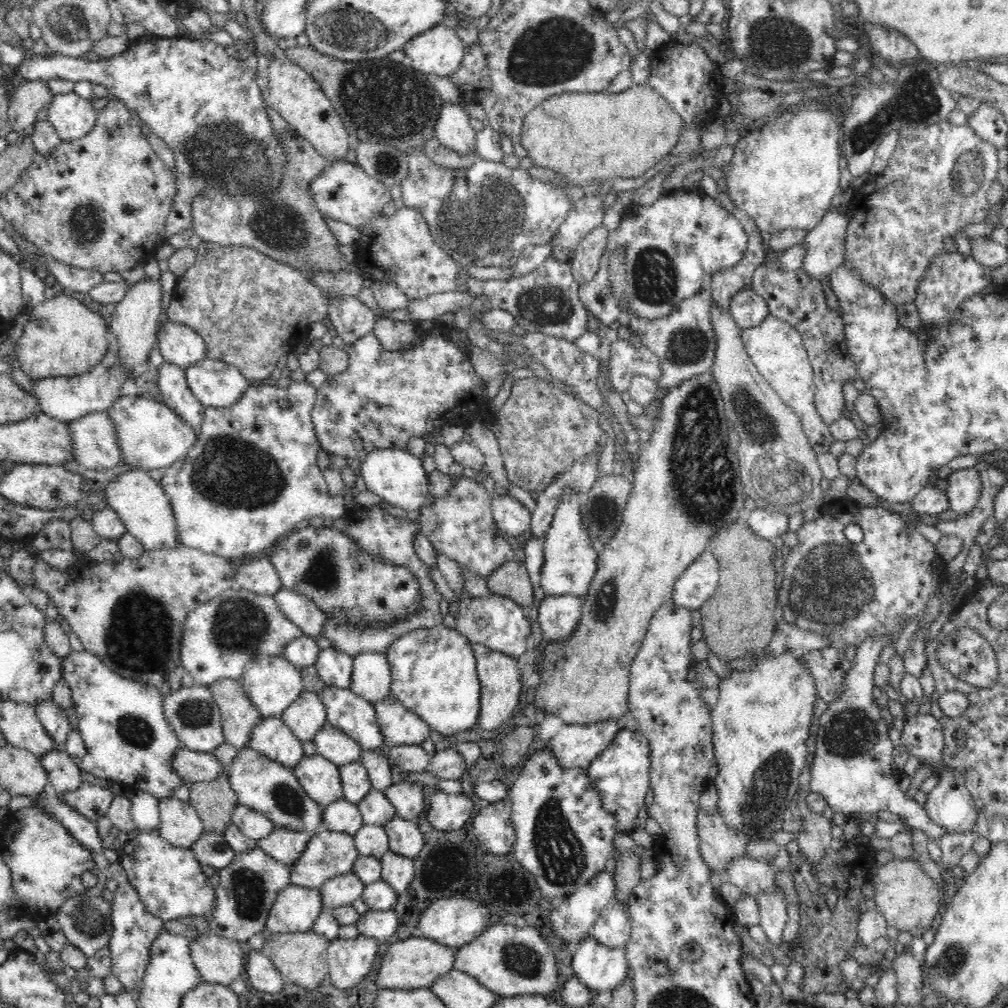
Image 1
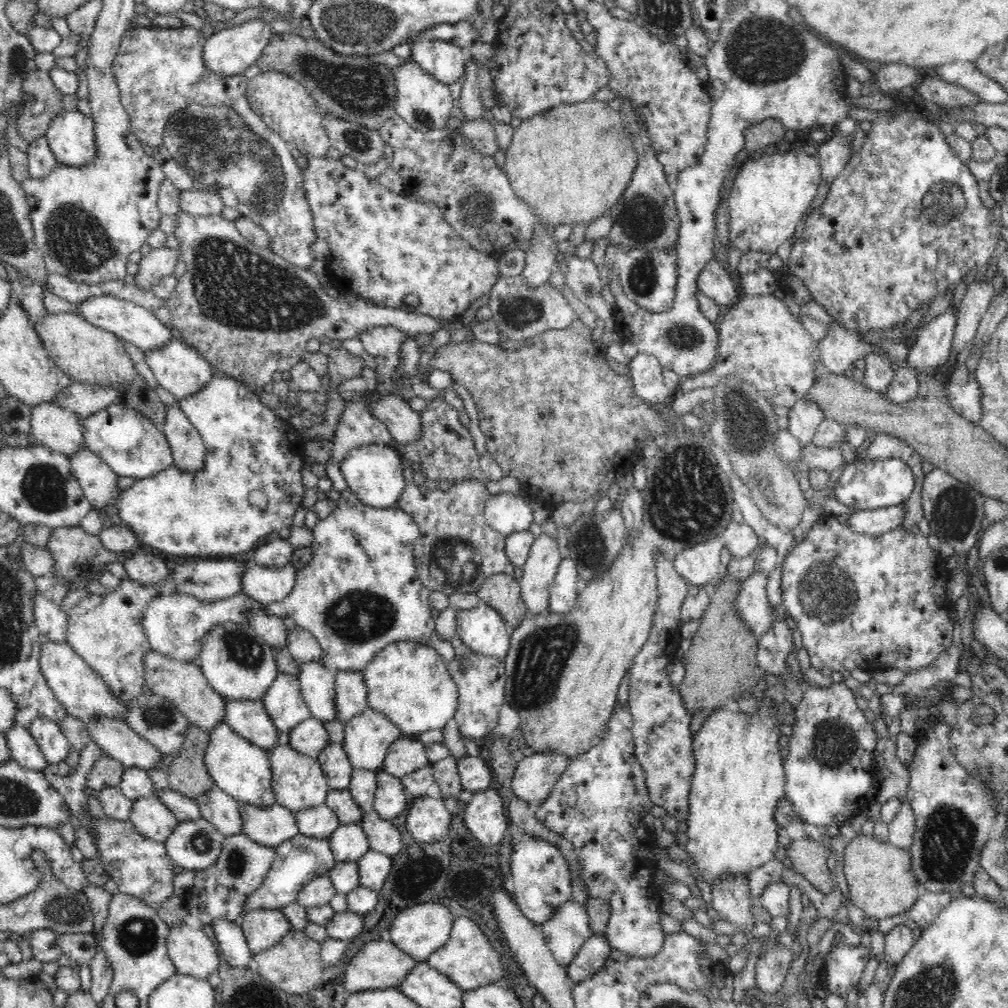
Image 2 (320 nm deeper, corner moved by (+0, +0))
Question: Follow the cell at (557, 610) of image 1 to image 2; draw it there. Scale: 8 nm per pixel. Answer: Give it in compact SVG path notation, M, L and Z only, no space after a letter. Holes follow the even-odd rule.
M564 554L552 583L548 612L560 616L575 608L580 594L576 585L578 575L576 563L570 556Z

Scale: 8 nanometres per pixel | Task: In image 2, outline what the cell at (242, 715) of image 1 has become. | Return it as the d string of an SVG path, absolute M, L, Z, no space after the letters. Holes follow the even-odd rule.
M153 649L144 656L145 684L154 694L167 698L184 717L210 734L220 722L226 722L225 700L206 680L202 669L195 663L174 660Z

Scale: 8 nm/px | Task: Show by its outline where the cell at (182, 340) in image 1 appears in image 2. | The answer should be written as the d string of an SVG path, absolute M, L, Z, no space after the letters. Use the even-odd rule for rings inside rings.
M94 295L83 300L78 304L77 308L78 315L84 320L87 320L94 326L114 333L119 339L123 338L126 342L138 346L143 351L160 348L177 335L172 327L166 327L166 325L160 323L160 320L154 315L154 311L146 310L135 302L122 300L112 295Z

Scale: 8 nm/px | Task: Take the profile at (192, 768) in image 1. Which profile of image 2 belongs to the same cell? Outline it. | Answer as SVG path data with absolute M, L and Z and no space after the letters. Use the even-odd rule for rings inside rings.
M96 718L88 724L86 730L92 741L125 767L156 769L156 764L164 756L151 742L134 733L126 722L117 718Z

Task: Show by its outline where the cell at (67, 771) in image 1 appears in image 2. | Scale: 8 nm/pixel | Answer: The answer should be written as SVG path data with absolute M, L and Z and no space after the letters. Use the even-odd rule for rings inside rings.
M16 723L4 734L7 738L11 758L20 766L35 771L43 771L48 767L43 752L37 746L37 742L30 735L27 727L22 727Z

